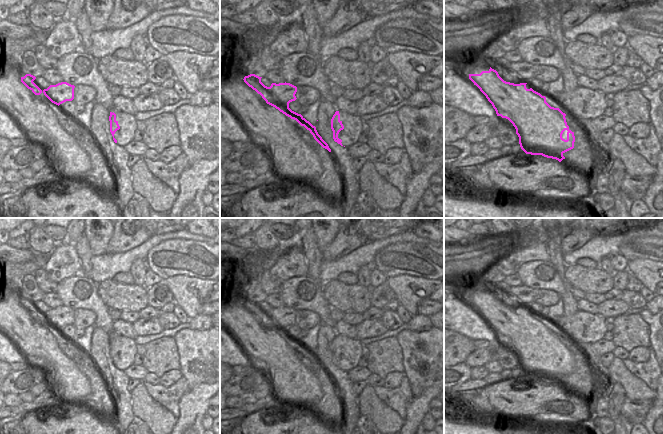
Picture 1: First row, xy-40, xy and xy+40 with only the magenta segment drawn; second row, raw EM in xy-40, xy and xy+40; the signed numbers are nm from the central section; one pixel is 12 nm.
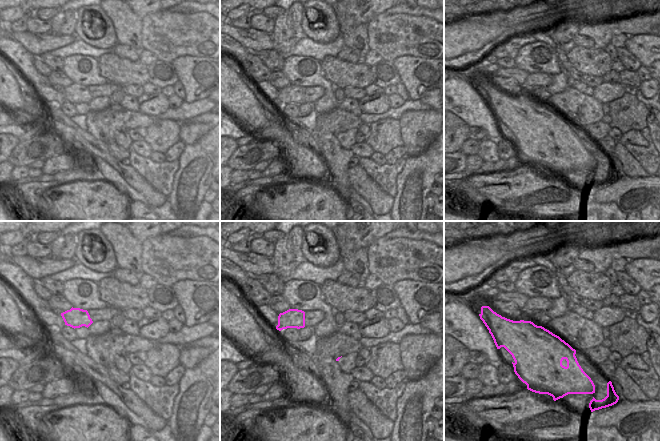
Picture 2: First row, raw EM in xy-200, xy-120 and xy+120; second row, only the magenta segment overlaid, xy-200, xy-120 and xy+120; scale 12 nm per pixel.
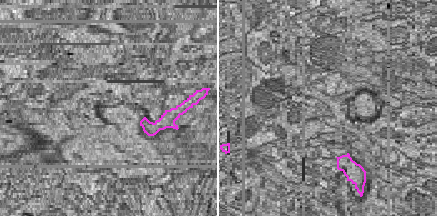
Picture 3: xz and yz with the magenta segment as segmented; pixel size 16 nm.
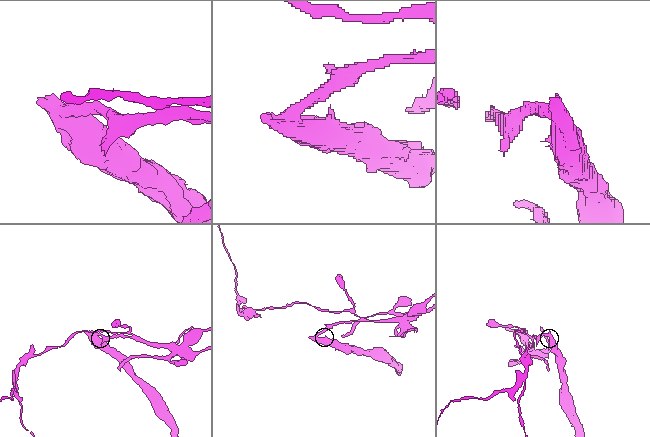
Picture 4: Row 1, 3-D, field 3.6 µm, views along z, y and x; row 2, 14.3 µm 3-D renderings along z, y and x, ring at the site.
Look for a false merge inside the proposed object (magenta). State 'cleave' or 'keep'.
cleave

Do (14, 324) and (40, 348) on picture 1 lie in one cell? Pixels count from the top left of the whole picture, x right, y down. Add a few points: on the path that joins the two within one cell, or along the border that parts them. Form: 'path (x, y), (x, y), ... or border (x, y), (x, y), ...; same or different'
path (20, 328), (34, 342); same

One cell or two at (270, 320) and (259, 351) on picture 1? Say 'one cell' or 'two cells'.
one cell

